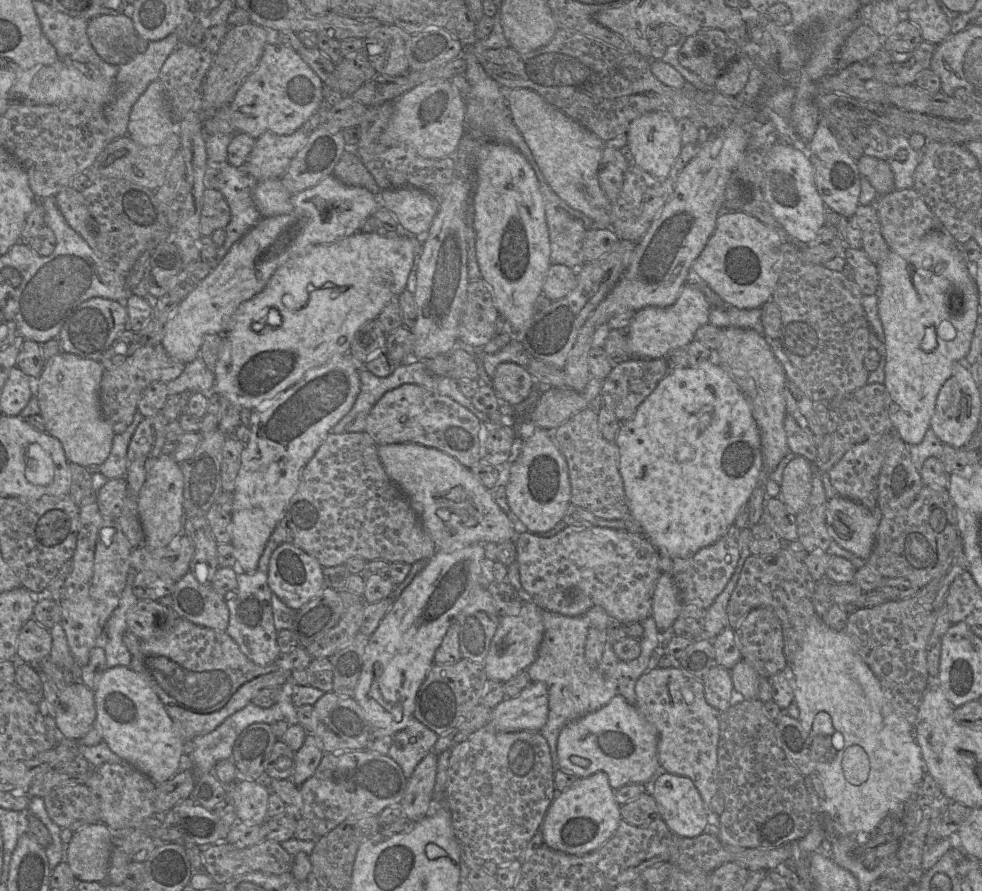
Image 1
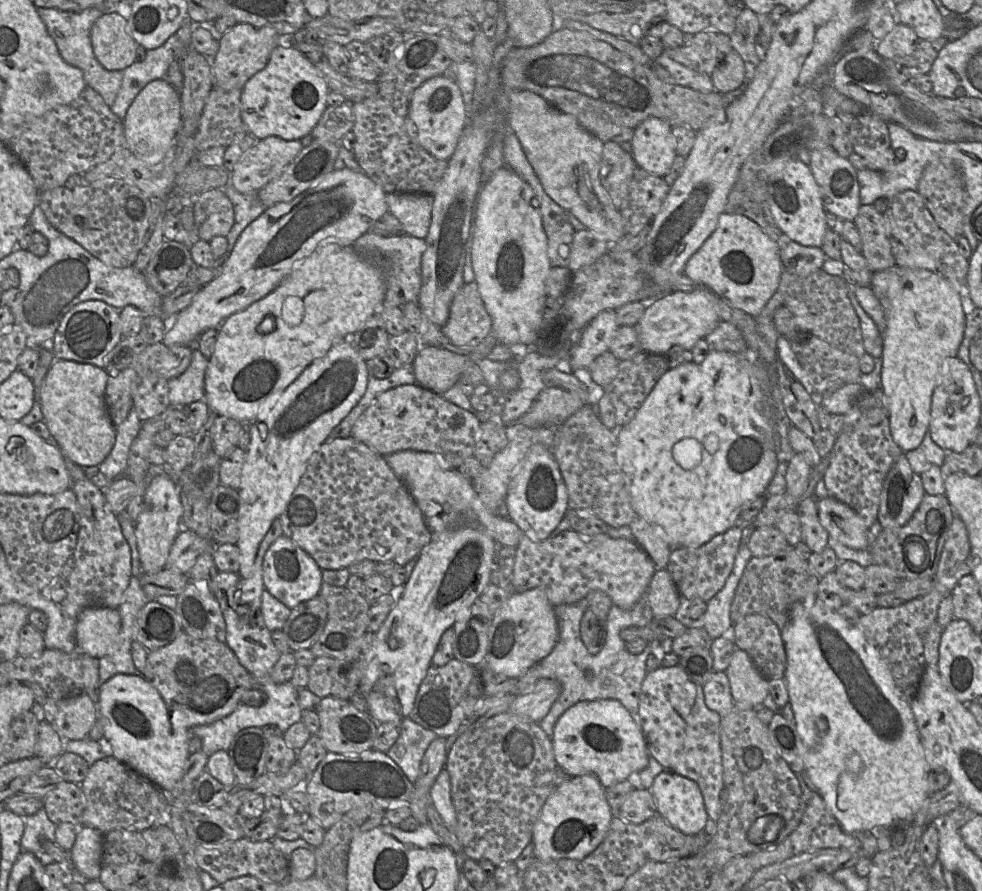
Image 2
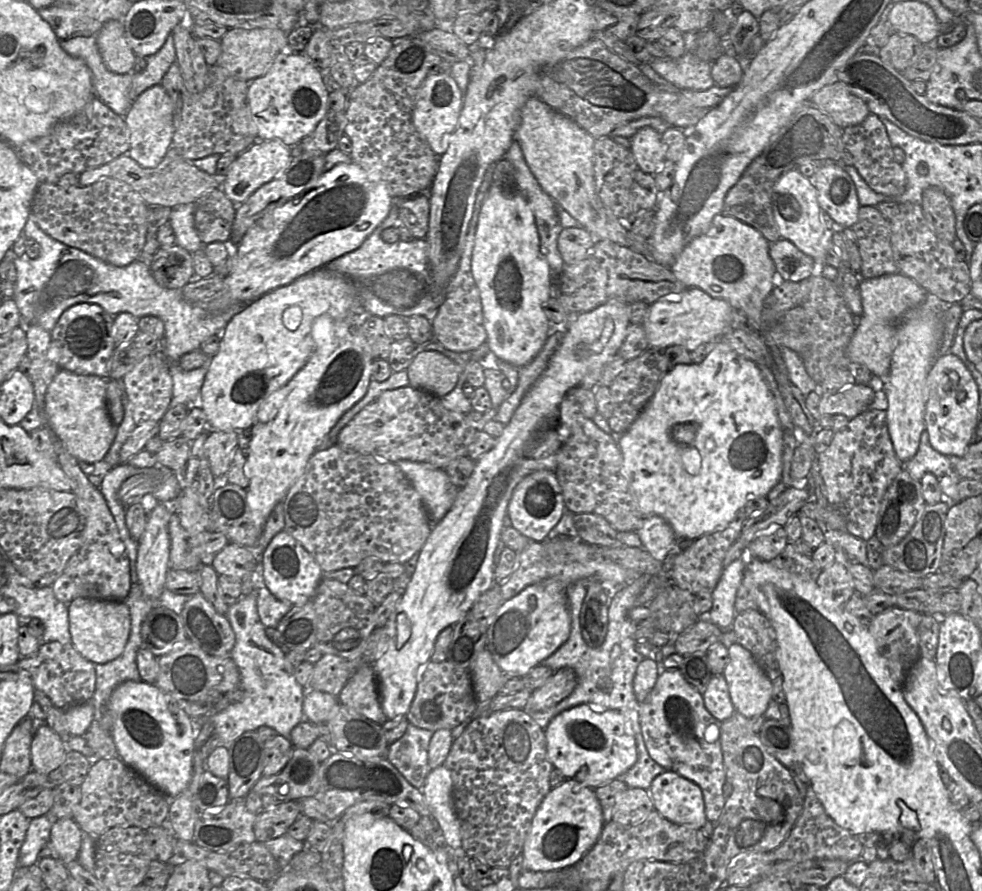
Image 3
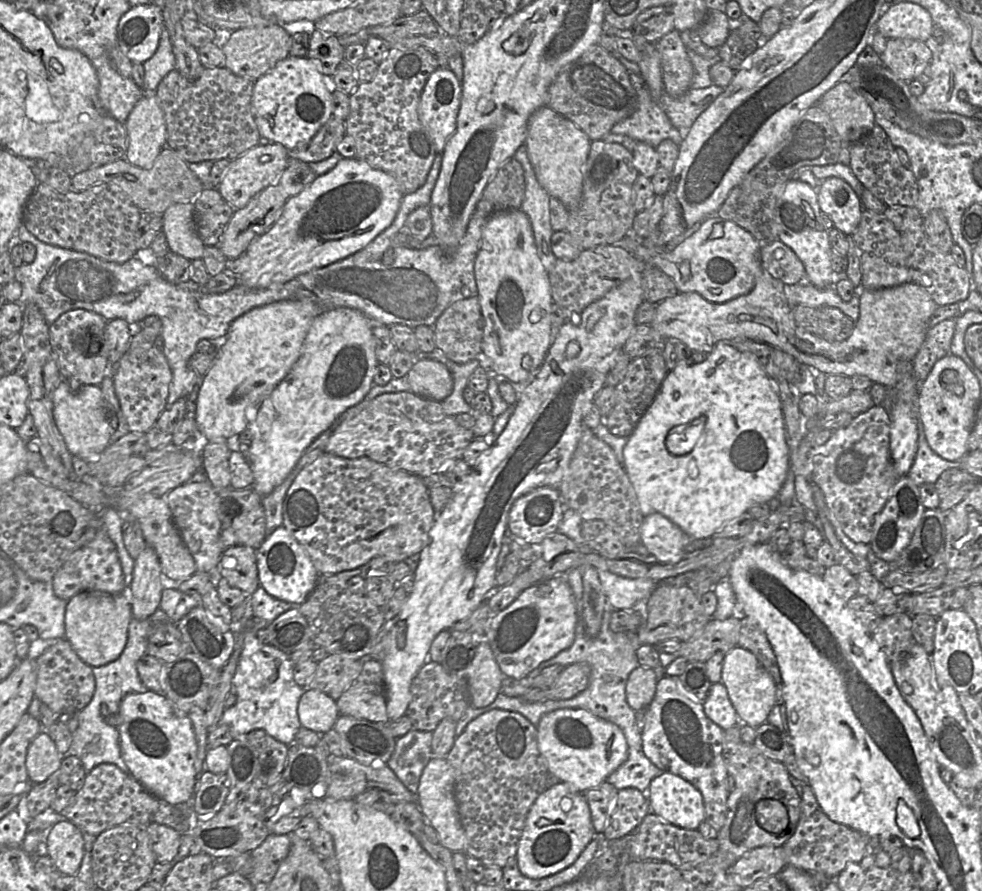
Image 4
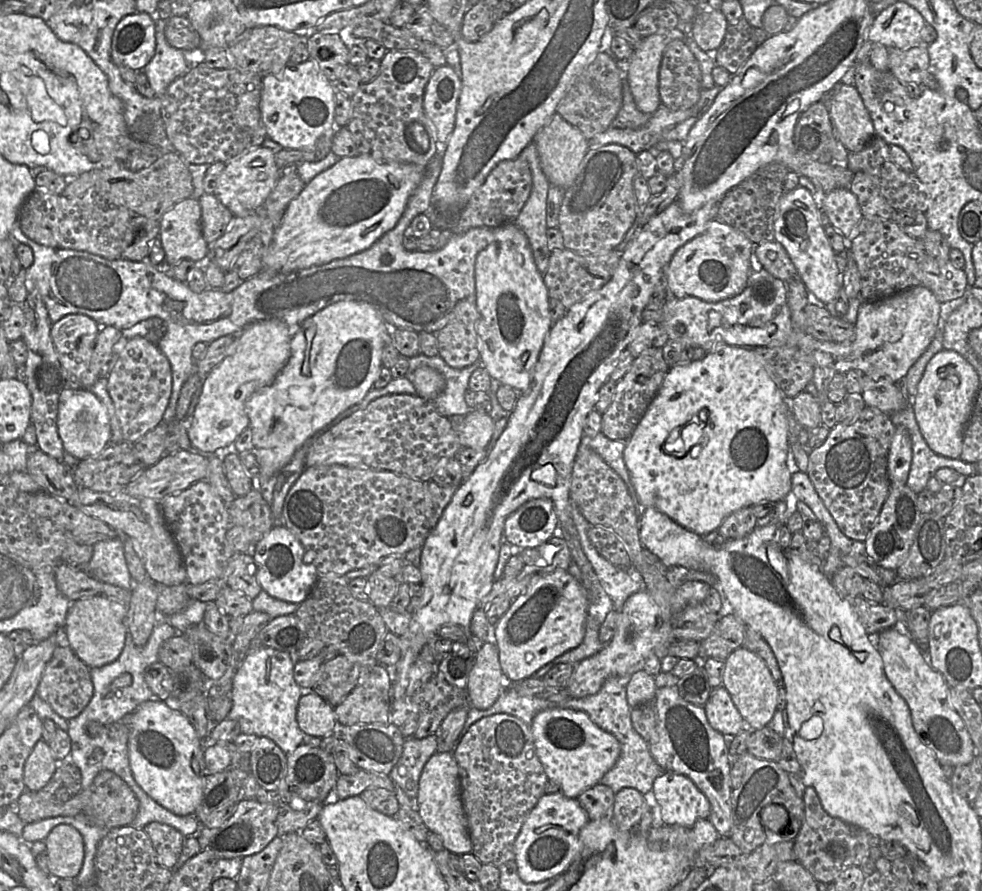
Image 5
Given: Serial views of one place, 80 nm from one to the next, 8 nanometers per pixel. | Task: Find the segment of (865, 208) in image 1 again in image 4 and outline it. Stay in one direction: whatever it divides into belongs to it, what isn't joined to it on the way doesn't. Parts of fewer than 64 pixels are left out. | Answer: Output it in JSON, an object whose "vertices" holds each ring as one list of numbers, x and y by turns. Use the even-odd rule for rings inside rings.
{"vertices":[[862,209,861,220,852,234,861,266,861,288,882,289,910,282,901,233,883,215]]}

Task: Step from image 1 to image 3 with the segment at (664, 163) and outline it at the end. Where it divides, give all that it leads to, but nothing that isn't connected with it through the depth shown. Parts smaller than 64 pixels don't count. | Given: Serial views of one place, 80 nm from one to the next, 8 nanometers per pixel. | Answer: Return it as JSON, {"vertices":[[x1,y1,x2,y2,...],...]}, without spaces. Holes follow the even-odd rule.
{"vertices":[[643,127,629,139,631,152,638,168,647,174,655,175,665,163,665,145,662,135,651,127]]}

